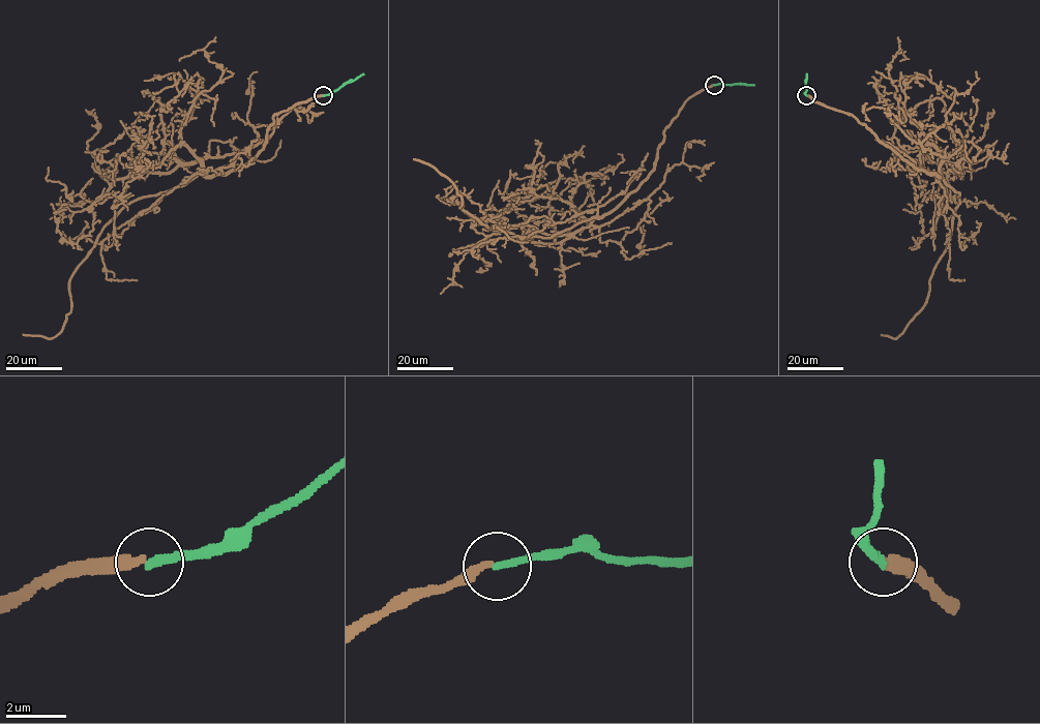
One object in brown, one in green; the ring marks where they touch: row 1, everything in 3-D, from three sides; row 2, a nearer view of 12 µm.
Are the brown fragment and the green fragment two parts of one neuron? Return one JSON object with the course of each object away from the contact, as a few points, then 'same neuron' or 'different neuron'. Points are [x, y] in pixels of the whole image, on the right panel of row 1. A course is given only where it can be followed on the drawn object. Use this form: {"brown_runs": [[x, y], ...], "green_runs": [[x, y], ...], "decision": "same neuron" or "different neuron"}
{"brown_runs": [[807, 95], [850, 113], [903, 158], [918, 169], [940, 174], [959, 193], [925, 305], [897, 338], [881, 334]], "green_runs": [[807, 95], [807, 74]], "decision": "different neuron"}

